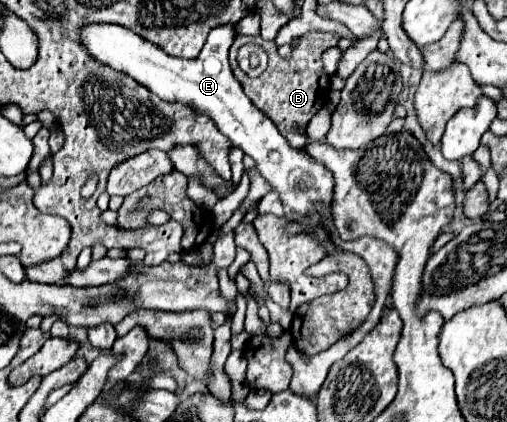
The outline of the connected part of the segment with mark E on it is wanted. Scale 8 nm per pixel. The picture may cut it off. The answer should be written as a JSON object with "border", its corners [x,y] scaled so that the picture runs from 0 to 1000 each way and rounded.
{"border":[[[448,55],[416,69],[408,102],[400,107],[389,140],[357,140],[337,135],[310,107],[282,97],[270,78],[243,69],[239,59],[172,59],[160,73],[160,97],[168,116],[203,154],[215,154],[227,168],[239,168],[262,182],[270,197],[286,201],[298,220],[314,225],[337,244],[381,249],[385,263],[416,273],[432,310],[460,334],[464,348],[479,353],[483,367],[507,382],[507,405],[535,434],[538,453],[554,462],[562,495],[586,505],[613,505],[621,514],[621,481],[653,486],[653,410],[625,391],[606,358],[590,358],[570,348],[566,329],[546,310],[542,291],[527,282],[479,220],[475,197],[460,182],[452,159],[452,111],[464,97],[464,55]]]}

